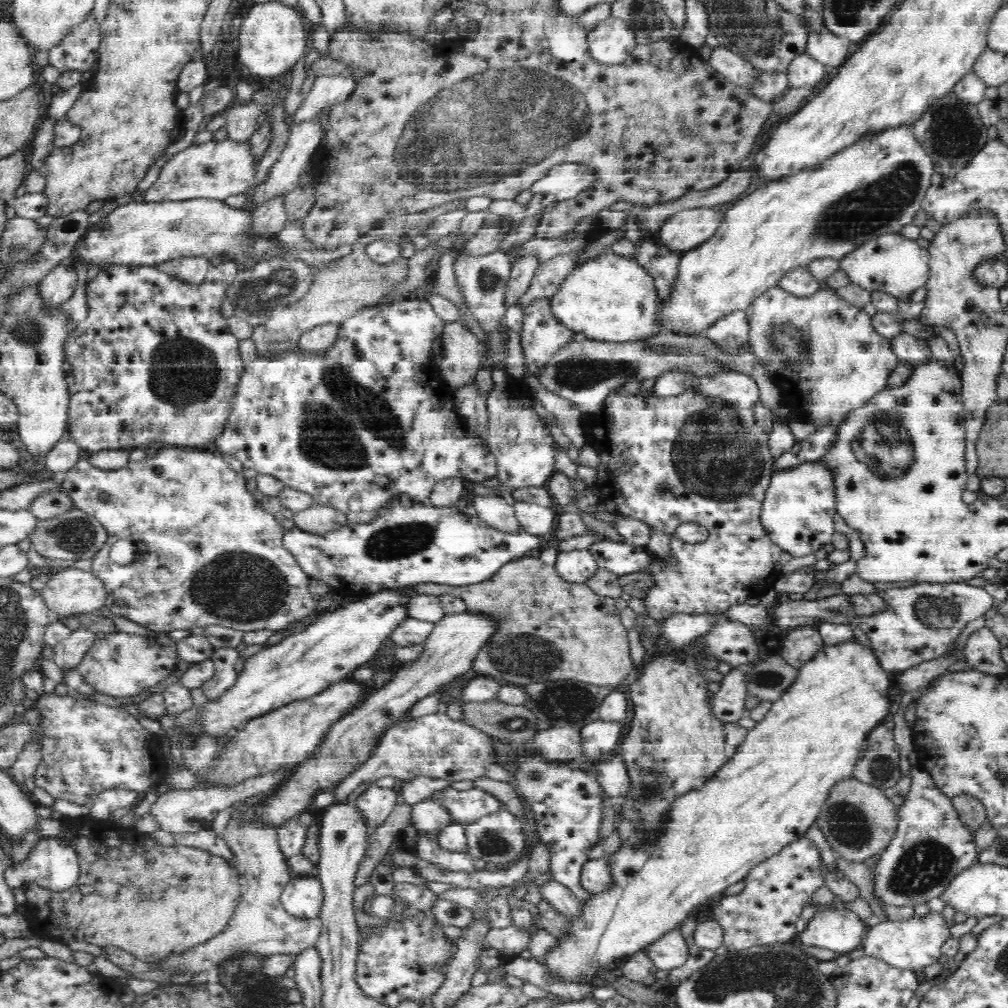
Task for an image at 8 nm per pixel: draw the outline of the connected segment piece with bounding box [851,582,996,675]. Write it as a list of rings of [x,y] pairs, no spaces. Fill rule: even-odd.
[[[964,582],[952,583],[917,583],[908,588],[892,588],[891,590],[879,592],[888,608],[880,614],[871,617],[856,617],[851,626],[863,630],[871,642],[871,647],[876,652],[880,667],[886,673],[902,674],[908,670],[922,666],[924,662],[939,661],[946,655],[948,646],[952,644],[968,622],[978,620],[984,616],[990,608],[996,606],[995,599],[988,594],[985,588],[970,586]]]

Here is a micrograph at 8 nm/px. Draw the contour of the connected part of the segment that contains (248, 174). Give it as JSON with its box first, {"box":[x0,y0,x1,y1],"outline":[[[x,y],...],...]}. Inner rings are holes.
{"box":[143,141,256,204],"outline":[[[232,141],[194,145],[176,154],[161,166],[156,183],[144,193],[143,201],[148,204],[182,201],[223,202],[236,194],[249,194],[256,184],[252,157],[248,156],[248,145],[234,144]]]}

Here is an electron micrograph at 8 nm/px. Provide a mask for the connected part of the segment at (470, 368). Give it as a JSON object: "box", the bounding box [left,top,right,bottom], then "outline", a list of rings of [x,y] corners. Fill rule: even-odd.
{"box":[438,321,483,391],"outline":[[[455,321],[447,324],[441,338],[443,358],[438,373],[448,382],[450,391],[476,384],[483,360],[476,335]]]}

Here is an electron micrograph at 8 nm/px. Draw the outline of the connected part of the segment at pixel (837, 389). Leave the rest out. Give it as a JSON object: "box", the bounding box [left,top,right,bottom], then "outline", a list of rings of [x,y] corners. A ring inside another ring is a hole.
{"box":[744,285,902,429],"outline":[[[776,285],[756,298],[744,312],[748,318],[749,325],[749,338],[746,344],[748,352],[752,353],[752,357],[756,357],[756,364],[764,369],[764,373],[770,377],[770,381],[778,387],[778,393],[780,393],[779,405],[785,405],[787,410],[790,410],[793,415],[800,415],[802,418],[812,421],[812,424],[815,424],[818,429],[836,429],[851,410],[864,406],[875,394],[889,388],[887,382],[890,380],[891,374],[902,364],[899,356],[894,351],[893,340],[882,336],[874,329],[872,318],[864,309],[854,306],[846,299],[843,299],[835,290],[827,287],[822,288],[822,290],[816,292],[811,297],[799,297]],[[781,376],[787,379],[788,383],[779,384],[778,381]]]}

